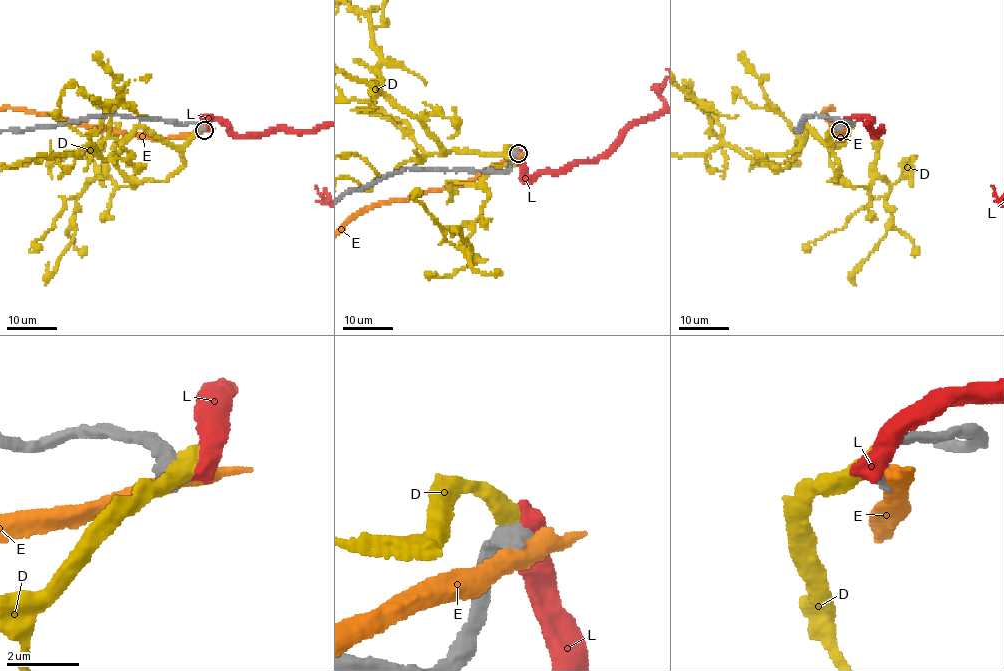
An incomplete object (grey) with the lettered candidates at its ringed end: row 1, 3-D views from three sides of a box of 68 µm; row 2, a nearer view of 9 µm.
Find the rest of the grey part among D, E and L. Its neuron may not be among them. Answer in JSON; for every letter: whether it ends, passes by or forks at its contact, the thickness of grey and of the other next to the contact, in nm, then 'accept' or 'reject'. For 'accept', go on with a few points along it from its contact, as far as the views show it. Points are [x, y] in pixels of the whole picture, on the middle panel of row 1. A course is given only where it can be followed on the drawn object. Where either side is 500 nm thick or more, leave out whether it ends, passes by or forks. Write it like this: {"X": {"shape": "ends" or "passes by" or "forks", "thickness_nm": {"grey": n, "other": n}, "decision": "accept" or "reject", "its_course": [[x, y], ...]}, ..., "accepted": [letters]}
{"D": {"thickness_nm": {"grey": 650, "other": 550}, "decision": "reject"}, "E": {"thickness_nm": {"grey": 600, "other": 480}, "decision": "reject"}, "L": {"thickness_nm": {"grey": 600, "other": 650}, "decision": "reject"}, "accepted": []}

